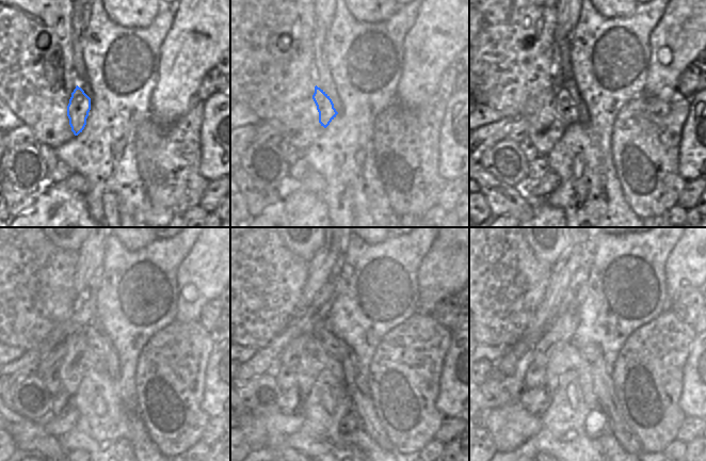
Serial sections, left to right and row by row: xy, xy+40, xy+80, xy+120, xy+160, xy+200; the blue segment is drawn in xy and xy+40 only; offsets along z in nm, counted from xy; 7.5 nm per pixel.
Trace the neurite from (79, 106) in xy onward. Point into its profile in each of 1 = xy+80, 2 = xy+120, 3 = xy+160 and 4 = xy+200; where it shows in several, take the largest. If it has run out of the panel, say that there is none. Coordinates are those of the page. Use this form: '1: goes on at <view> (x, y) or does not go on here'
1: goes on at xy+80 (568, 112)
2: goes on at xy+120 (101, 348)
3: goes on at xy+160 (340, 351)
4: goes on at xy+200 (600, 379)

